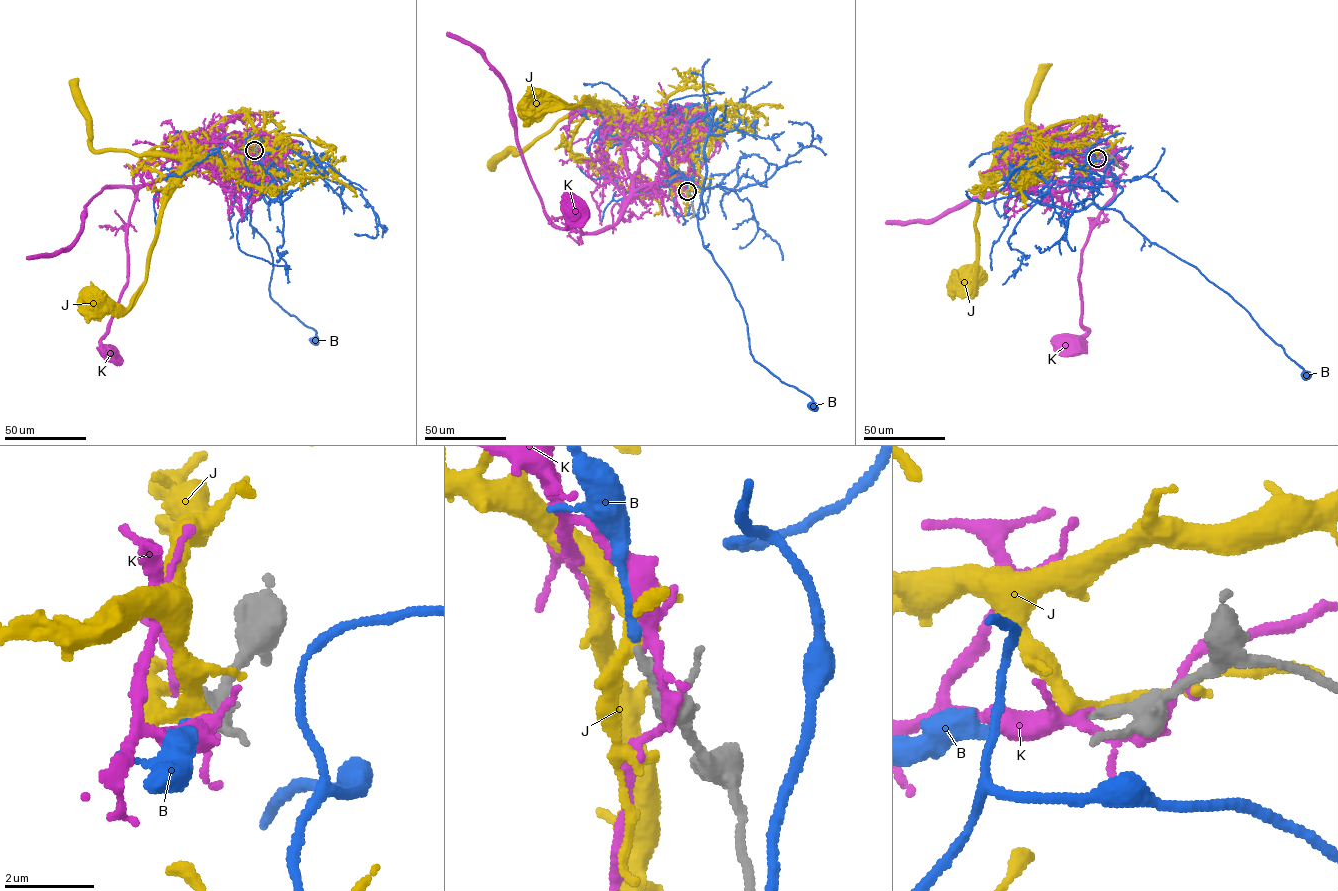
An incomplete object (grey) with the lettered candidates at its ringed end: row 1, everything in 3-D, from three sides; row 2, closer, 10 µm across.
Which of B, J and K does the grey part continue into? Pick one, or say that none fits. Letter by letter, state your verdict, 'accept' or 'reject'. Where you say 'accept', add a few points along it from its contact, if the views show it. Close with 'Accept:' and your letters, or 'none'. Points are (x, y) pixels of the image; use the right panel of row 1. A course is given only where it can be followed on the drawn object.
B: accept | via (1097, 158), (1087, 159), (1083, 171), (1094, 202), (1118, 211), (1151, 242), (1227, 292), (1307, 375)
J: reject
K: reject
Accept: B

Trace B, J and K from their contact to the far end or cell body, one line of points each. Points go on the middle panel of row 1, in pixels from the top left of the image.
B: (687, 191), (690, 178), (704, 190), (698, 218), (703, 246), (743, 309), (753, 359), (808, 395), (813, 407)
J: (687, 191), (669, 181), (666, 127), (657, 119), (587, 96), (573, 106), (531, 105)
K: (687, 192), (678, 181), (634, 187), (615, 224), (584, 234), (576, 216), (582, 209), (567, 227), (574, 208)

